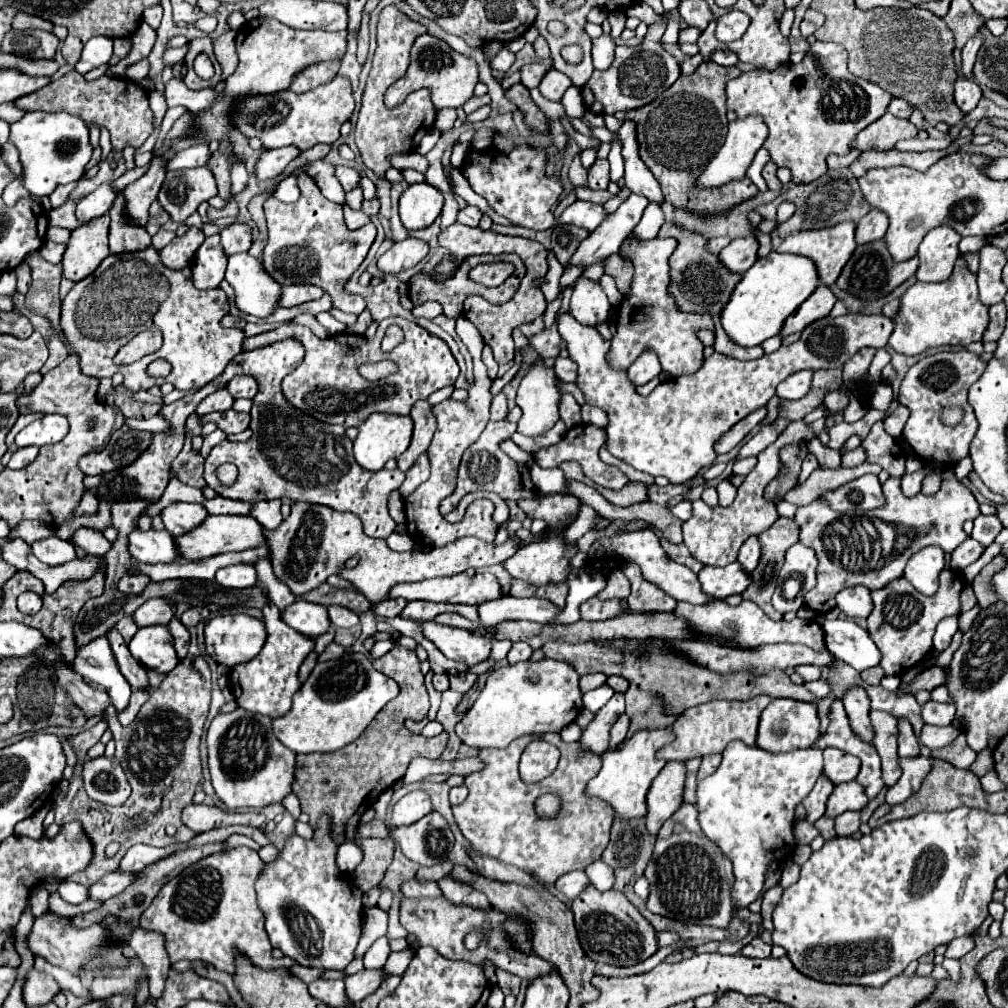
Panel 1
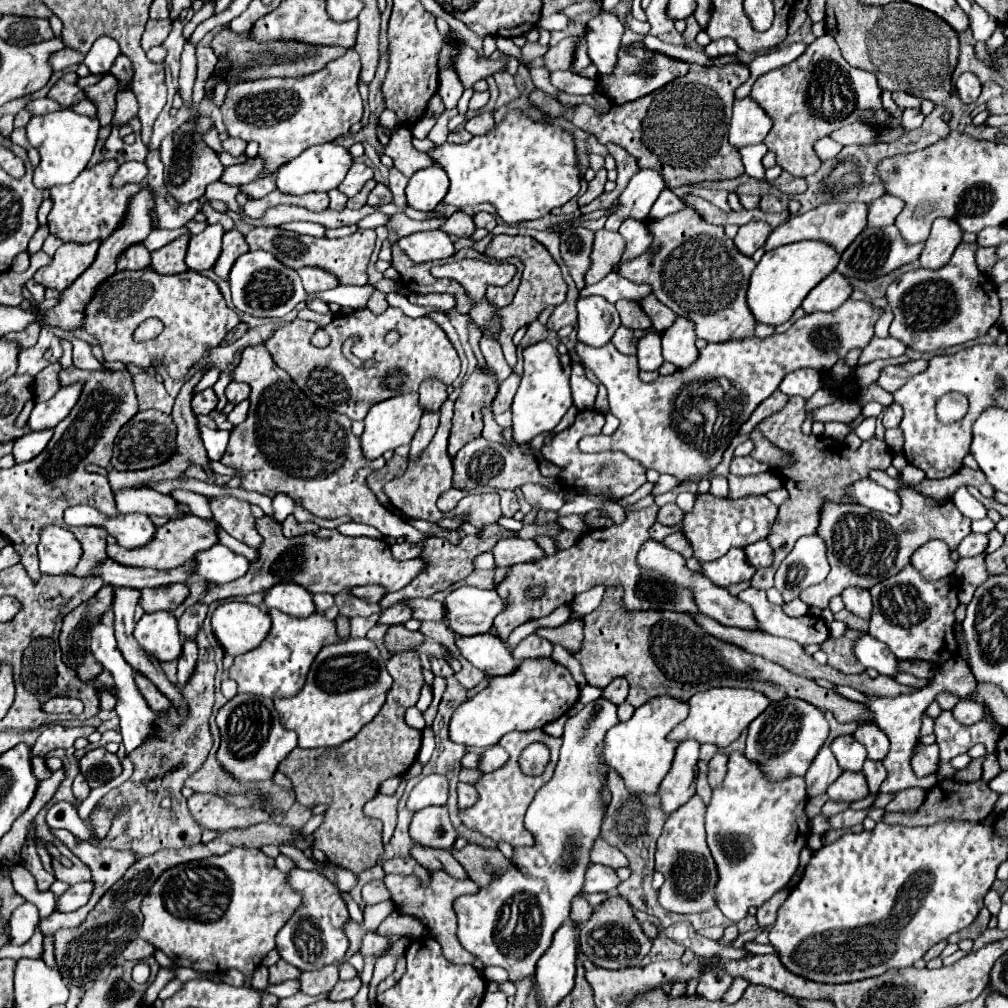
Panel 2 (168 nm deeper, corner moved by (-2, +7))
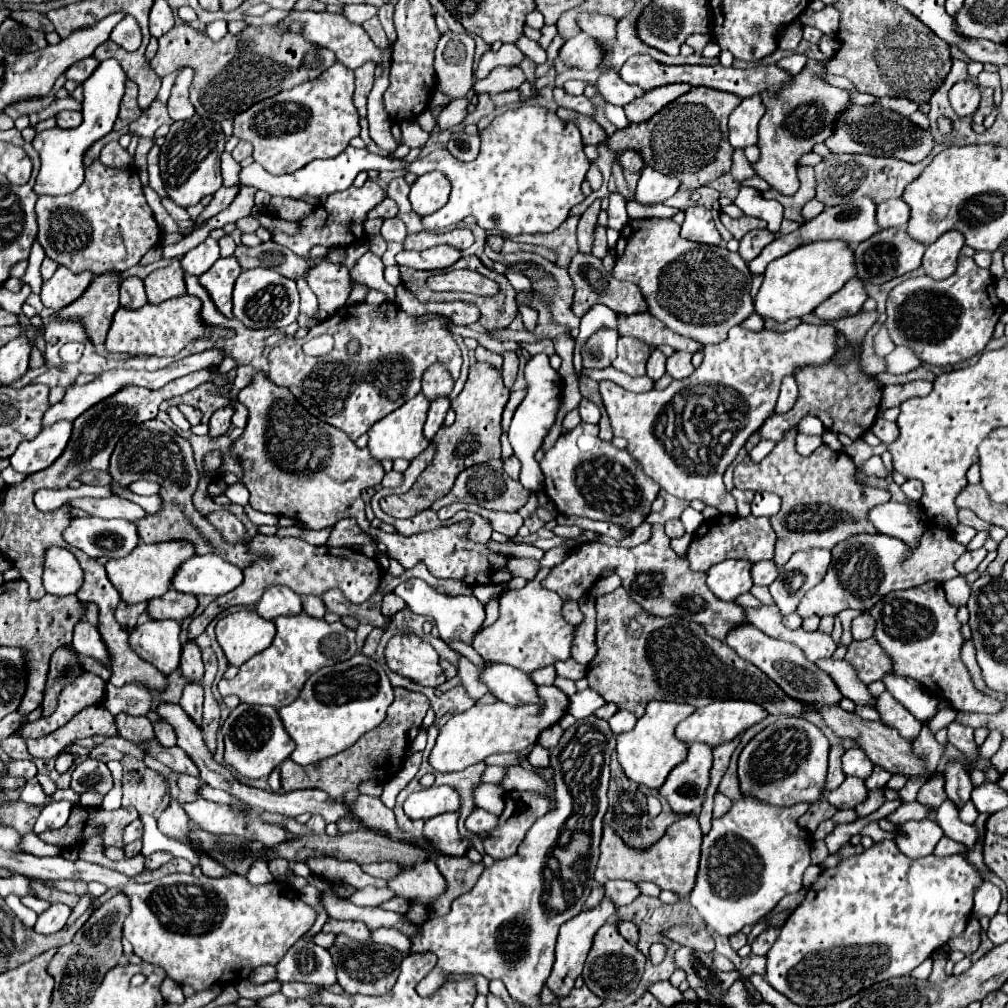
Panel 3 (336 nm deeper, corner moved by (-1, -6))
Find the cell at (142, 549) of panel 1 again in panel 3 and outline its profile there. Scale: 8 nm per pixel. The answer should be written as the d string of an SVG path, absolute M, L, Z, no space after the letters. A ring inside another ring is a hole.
M75 517L75 521L71 521L71 525L63 531L63 537L67 539L67 543L75 545L77 549L85 551L89 557L109 557L109 559L121 559L127 557L131 553L131 549L135 549L139 545L139 533L135 529L135 523L131 521L123 521L123 519L101 519L101 517Z

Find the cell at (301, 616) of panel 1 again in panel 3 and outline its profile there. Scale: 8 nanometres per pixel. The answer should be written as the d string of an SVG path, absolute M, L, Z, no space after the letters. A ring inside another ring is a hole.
M283 585L269 587L257 603L257 613L269 621L281 615L297 615L299 611L303 611L301 597Z

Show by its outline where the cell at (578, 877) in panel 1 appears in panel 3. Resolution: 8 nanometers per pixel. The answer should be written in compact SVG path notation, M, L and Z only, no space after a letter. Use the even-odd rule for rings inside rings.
M609 881L603 887L605 887L605 897L611 897L611 901L615 901L617 907L631 903L641 893L639 887L631 881Z

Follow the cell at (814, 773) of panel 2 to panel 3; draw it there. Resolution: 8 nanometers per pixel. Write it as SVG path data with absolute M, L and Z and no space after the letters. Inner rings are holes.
M831 747L829 769L827 769L827 779L825 779L825 793L831 789L837 789L845 779L845 773L841 771L841 755L843 753L845 753L843 747Z

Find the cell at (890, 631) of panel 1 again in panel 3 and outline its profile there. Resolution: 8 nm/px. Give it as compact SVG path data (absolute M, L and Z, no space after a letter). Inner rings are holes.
M929 581L919 587L891 591L869 611L875 621L875 639L881 649L891 657L893 671L919 681L927 693L947 701L955 711L975 711L975 713L997 713L1003 703L979 693L973 687L971 675L965 669L959 651L963 637L959 633L961 623L957 621L957 609L947 603L941 583Z

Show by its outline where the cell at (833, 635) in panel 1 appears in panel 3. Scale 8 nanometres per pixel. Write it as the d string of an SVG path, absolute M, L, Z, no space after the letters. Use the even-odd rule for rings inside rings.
M891 671L891 673L885 673L881 681L885 683L887 691L899 703L903 703L907 709L911 709L911 713L915 713L915 717L921 719L923 723L927 723L937 713L939 699L933 697L931 693L927 693L927 689L923 689L923 685L919 685L915 679L899 677Z

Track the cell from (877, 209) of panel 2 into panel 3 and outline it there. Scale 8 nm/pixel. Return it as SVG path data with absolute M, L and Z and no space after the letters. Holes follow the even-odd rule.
M901 199L883 201L877 205L877 225L879 229L905 227L909 221L909 205Z

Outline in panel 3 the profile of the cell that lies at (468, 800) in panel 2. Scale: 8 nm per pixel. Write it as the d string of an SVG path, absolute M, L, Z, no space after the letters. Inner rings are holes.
M473 809L473 813L465 819L465 827L473 833L489 833L497 825L497 817L483 809Z

